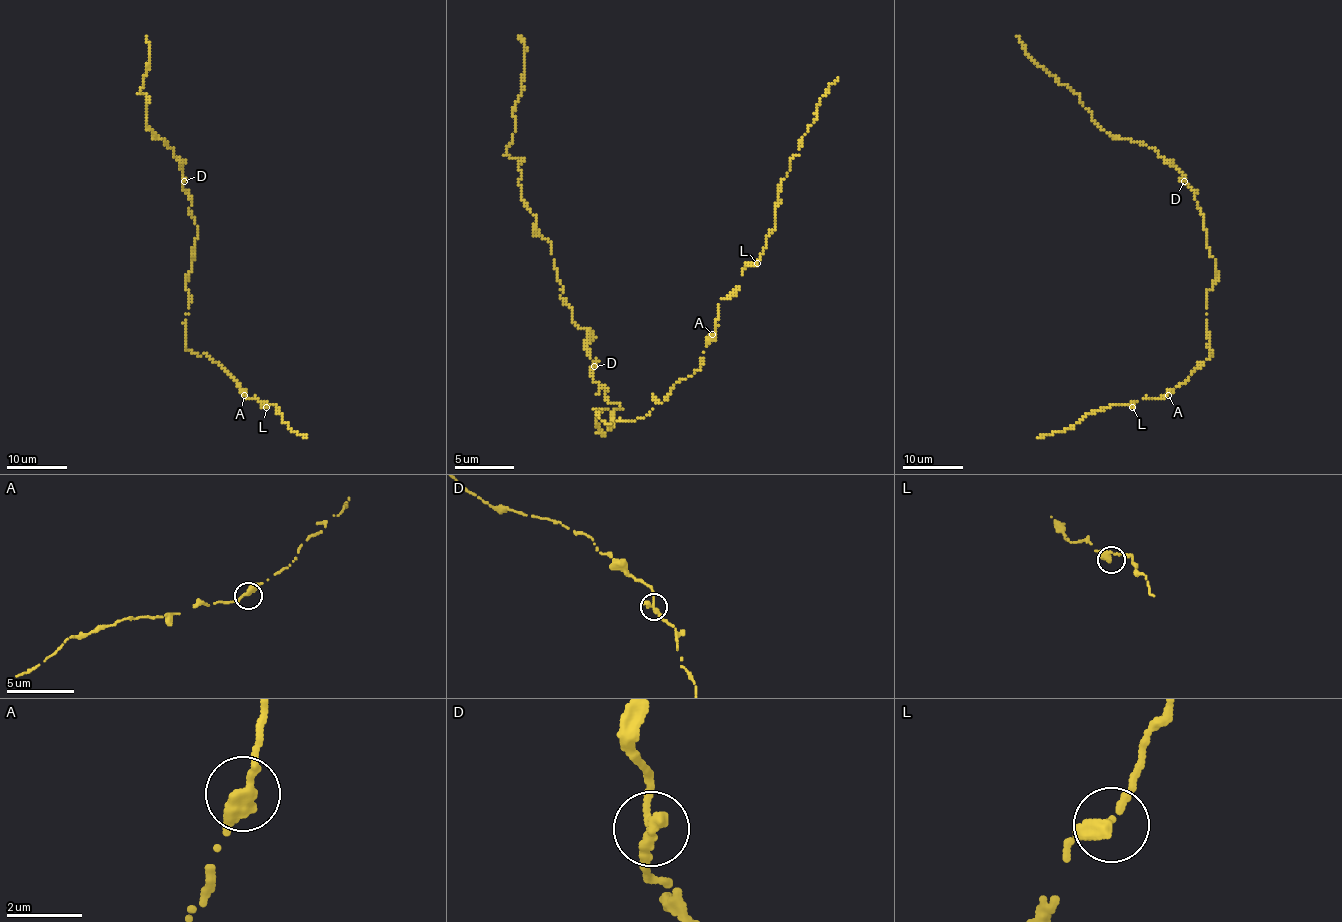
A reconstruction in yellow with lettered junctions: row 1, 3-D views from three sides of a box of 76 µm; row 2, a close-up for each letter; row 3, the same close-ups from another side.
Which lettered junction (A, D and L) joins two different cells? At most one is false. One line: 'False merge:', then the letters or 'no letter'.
False merge: no letter

